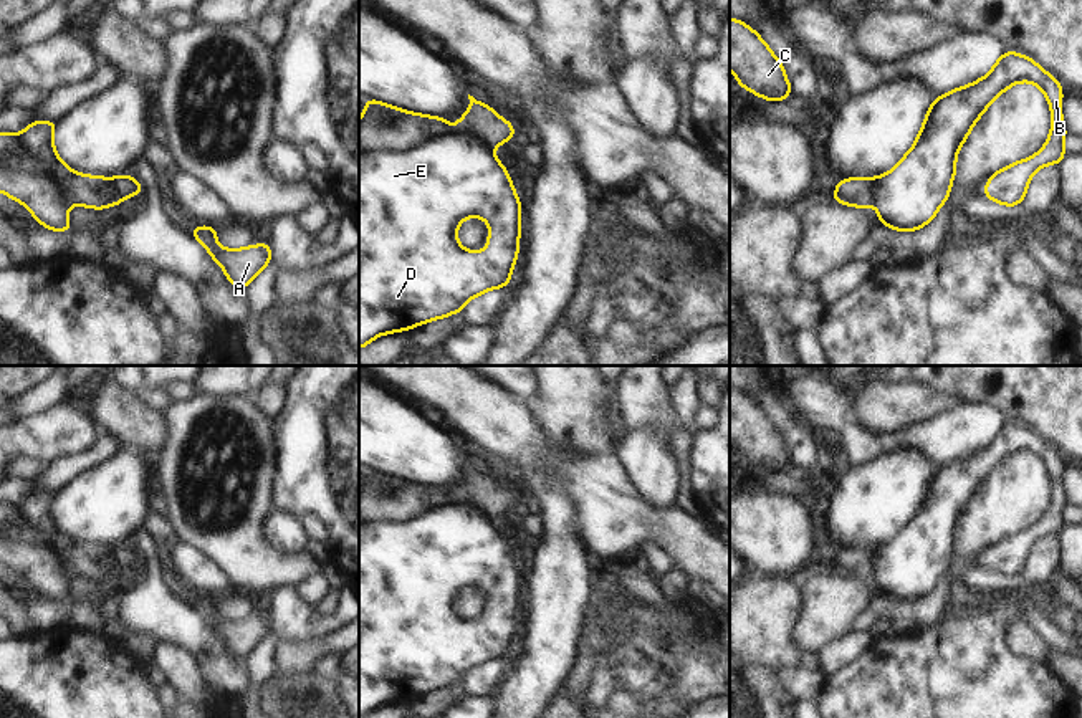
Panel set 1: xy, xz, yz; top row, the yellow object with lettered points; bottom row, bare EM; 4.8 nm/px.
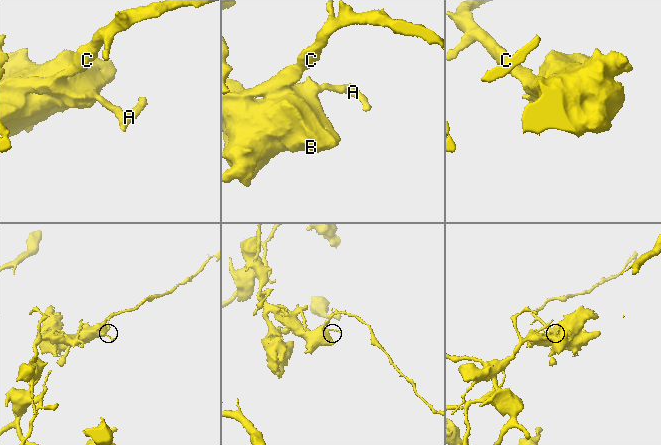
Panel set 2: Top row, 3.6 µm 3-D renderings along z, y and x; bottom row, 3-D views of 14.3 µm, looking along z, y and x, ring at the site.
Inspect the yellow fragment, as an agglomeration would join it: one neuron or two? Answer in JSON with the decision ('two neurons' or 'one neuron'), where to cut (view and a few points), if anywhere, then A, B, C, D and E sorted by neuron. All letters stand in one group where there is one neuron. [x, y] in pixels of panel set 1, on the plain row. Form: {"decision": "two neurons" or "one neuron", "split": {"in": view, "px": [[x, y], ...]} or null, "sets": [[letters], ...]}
{"decision": "two neurons", "split": {"in": "xz", "px": [[492, 518], [473, 503], [445, 503], [402, 521], [364, 525]]}, "sets": [["A", "C"], ["B", "D", "E"]]}

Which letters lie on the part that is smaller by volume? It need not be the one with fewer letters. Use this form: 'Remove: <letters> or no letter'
Remove: A, C

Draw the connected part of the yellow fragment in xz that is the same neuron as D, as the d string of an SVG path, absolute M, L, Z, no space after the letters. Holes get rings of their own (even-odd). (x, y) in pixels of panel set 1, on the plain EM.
M448 503L404 523L359 526L359 718L381 705L462 683L467 672L493 658L505 660L513 650L519 607L521 572L510 544L475 503ZM470 587L490 596L485 622L470 622L457 610L458 596Z

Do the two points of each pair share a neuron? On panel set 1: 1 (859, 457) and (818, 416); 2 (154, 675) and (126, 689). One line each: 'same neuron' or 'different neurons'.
1: same neuron
2: different neurons

